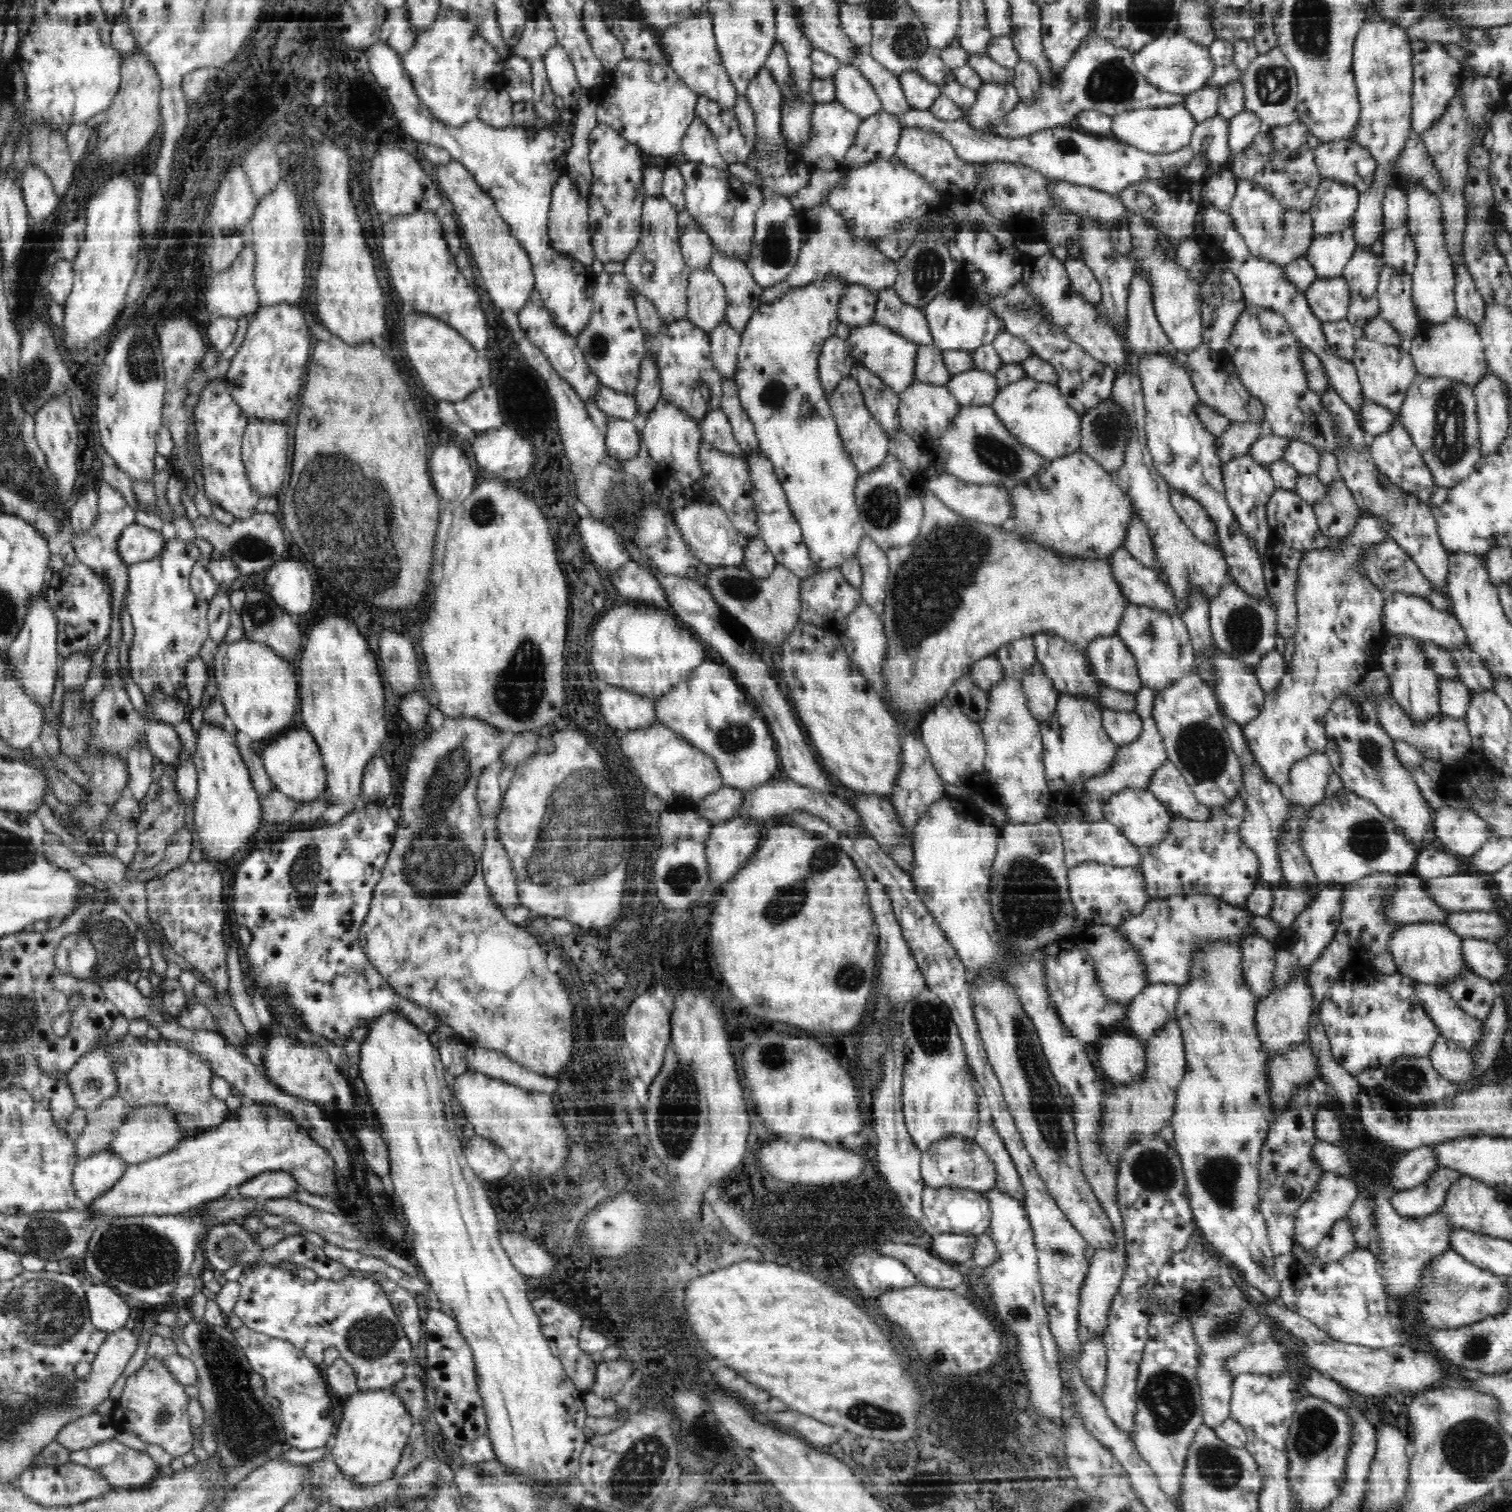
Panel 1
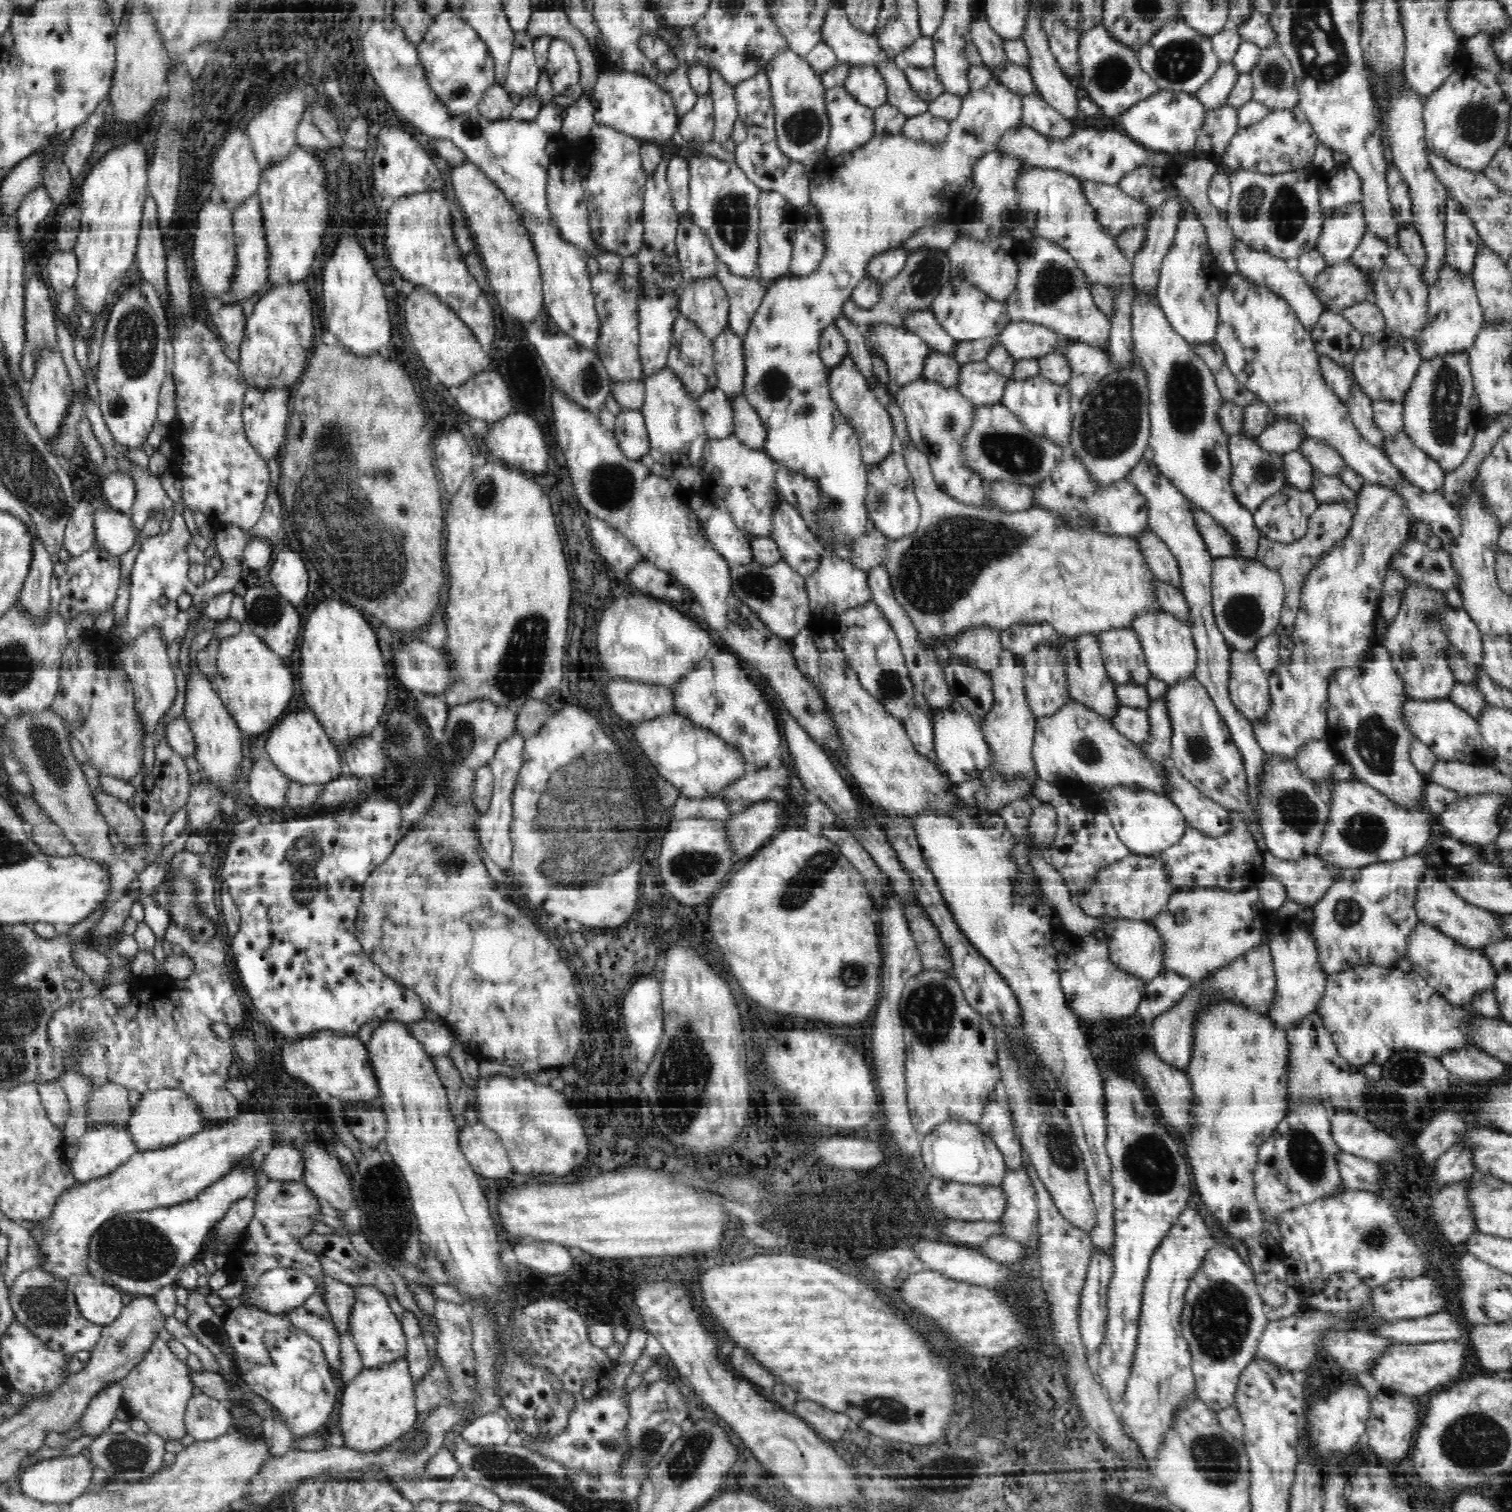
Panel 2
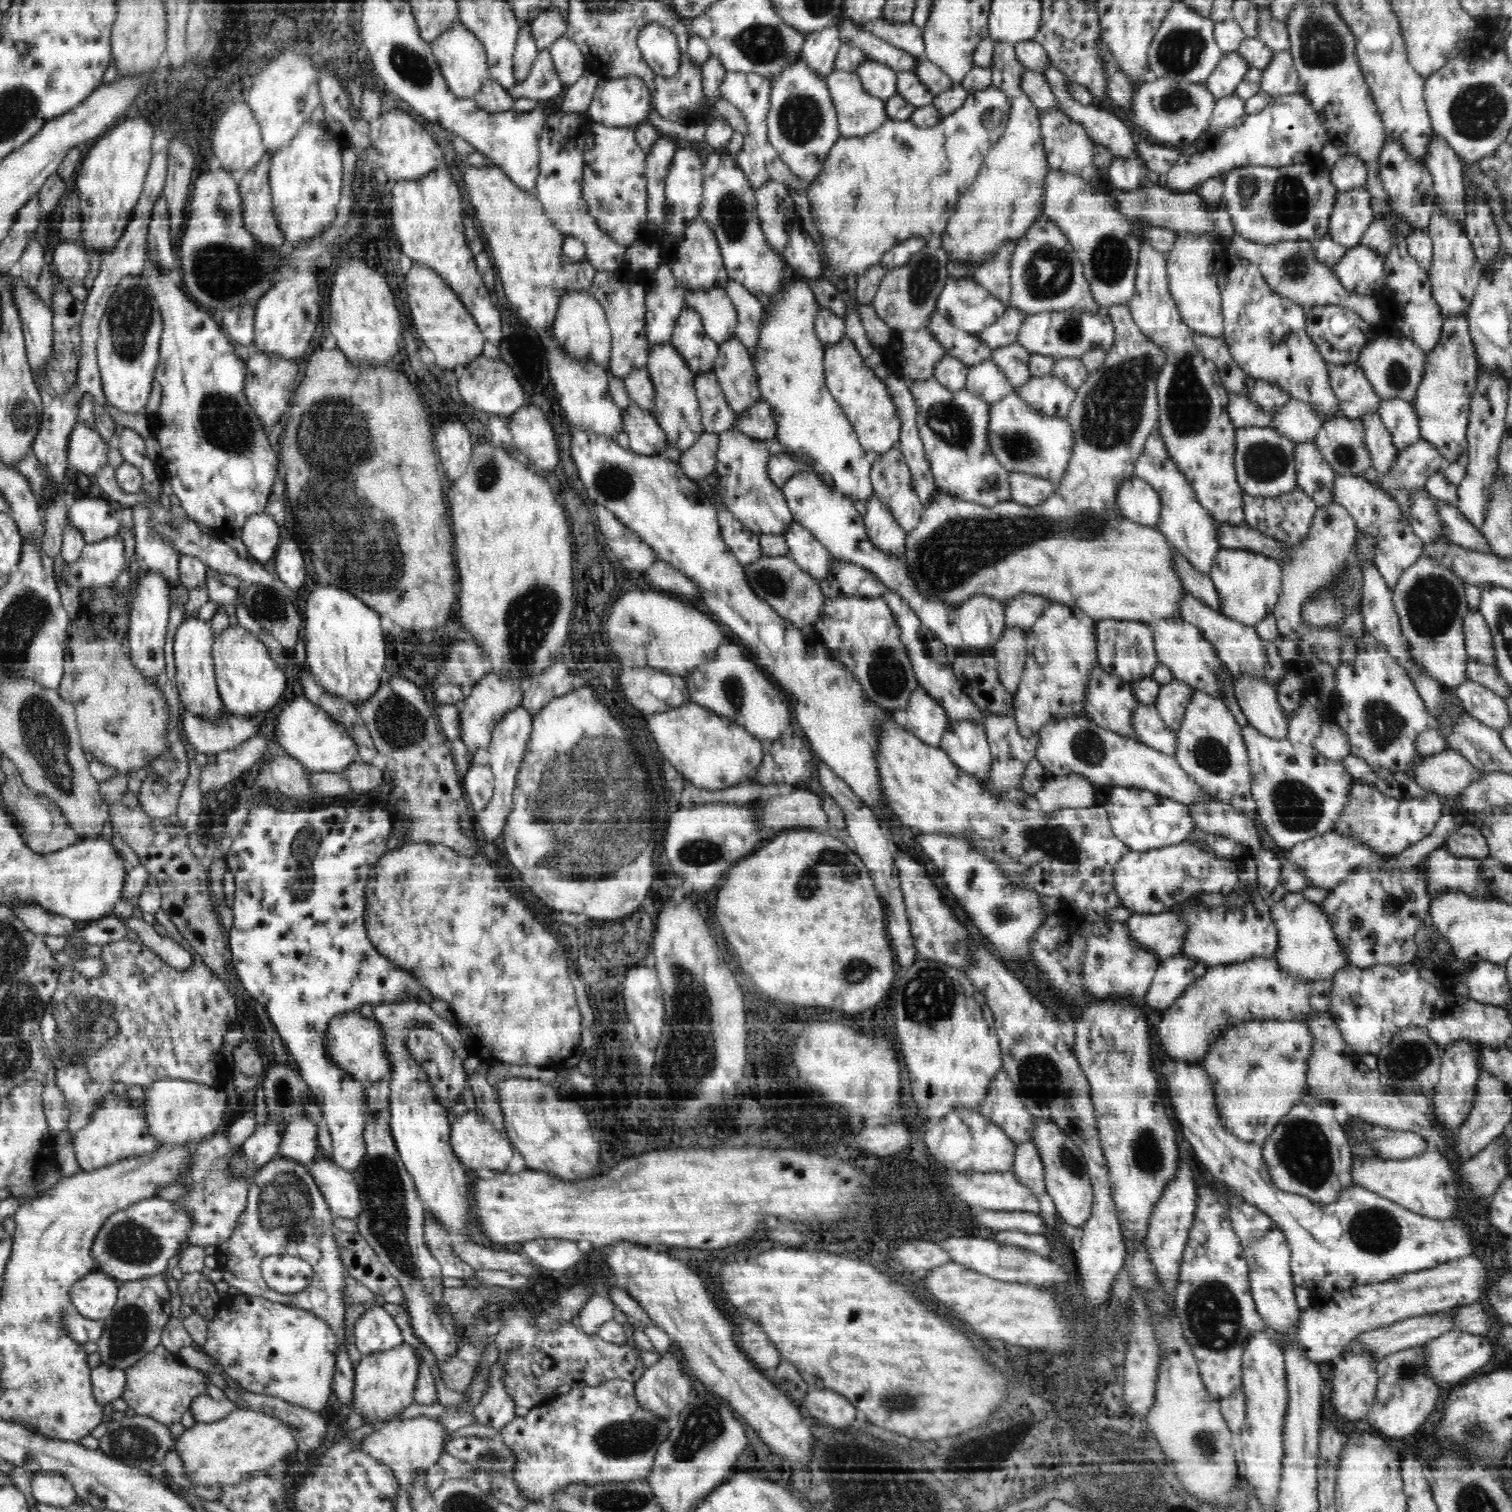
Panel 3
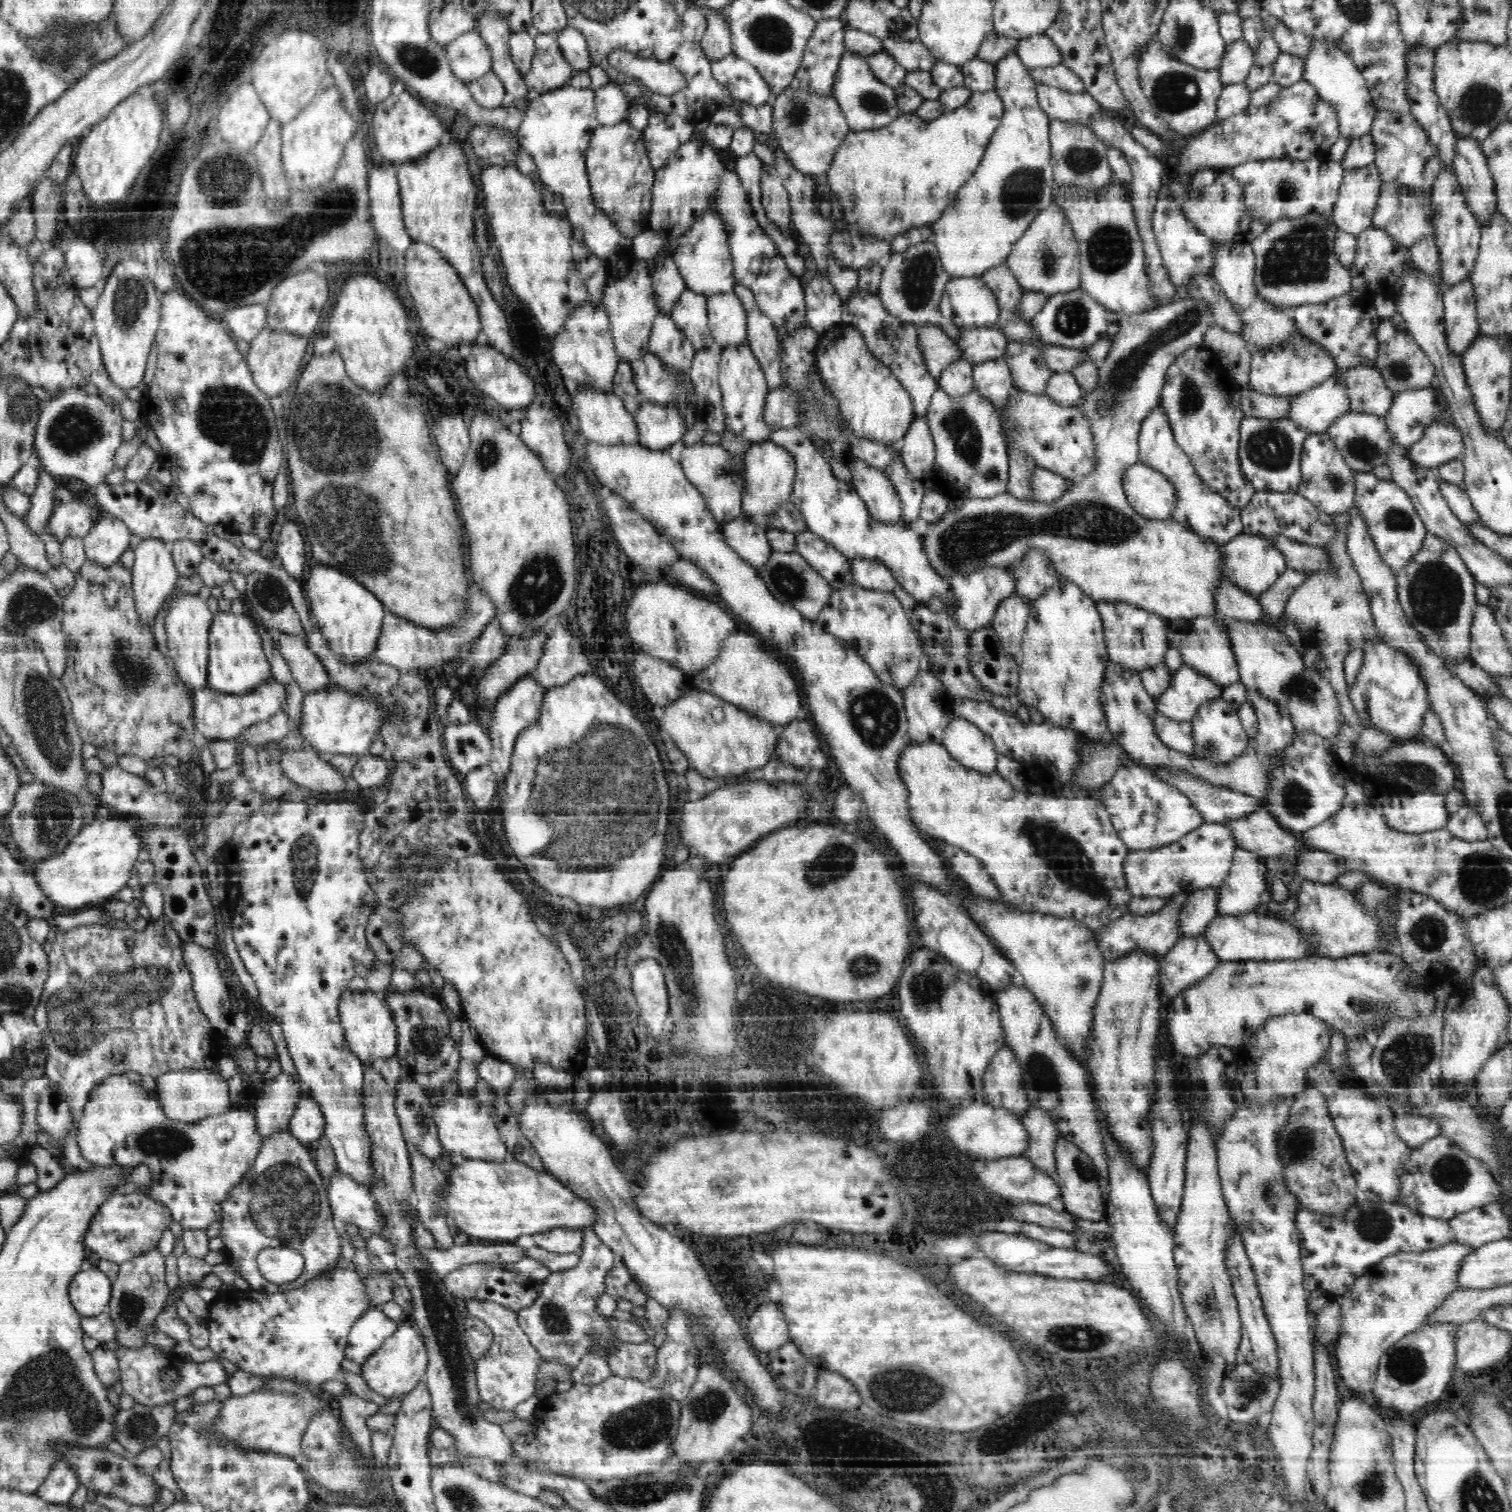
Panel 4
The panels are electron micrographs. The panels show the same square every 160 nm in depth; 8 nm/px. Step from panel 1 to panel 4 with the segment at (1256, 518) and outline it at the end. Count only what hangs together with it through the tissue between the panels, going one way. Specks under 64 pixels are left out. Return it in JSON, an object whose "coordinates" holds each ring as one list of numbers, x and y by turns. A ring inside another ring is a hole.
{"coordinates":[[1243,417,1240,426,1239,463,1244,478,1256,491,1296,492,1301,483,1304,440,1310,431,1302,430,1290,417]]}

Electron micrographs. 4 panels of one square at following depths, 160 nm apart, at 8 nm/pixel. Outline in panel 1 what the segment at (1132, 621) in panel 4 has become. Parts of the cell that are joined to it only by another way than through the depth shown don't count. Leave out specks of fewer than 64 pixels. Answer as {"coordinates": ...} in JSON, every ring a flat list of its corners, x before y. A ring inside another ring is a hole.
{"coordinates":[[1117,634,1090,641,1085,653,1100,686,1126,694,1135,694,1144,686,1134,655]]}

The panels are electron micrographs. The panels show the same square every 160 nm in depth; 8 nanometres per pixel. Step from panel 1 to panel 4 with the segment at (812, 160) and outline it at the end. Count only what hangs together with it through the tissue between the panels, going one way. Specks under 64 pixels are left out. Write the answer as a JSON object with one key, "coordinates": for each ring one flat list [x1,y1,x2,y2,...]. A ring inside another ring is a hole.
{"coordinates":[[854,52,849,55,845,53,835,78,833,98,838,102,848,127,853,132,874,131,886,127,903,114,898,106,895,89,876,80,868,62,868,57,855,56]]}

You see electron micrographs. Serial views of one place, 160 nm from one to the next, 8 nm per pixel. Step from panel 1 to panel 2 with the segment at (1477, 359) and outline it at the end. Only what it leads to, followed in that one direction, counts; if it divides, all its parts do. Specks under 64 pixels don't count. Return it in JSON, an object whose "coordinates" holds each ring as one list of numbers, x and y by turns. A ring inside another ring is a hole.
{"coordinates":[[1446,258,1437,283,1429,291,1426,328,1416,332,1412,339,1415,348,1418,348,1418,354,1422,359,1434,359,1446,354,1468,352,1474,348,1474,340,1478,338,1483,322,1484,311,1478,302,1475,282,1456,274]]}

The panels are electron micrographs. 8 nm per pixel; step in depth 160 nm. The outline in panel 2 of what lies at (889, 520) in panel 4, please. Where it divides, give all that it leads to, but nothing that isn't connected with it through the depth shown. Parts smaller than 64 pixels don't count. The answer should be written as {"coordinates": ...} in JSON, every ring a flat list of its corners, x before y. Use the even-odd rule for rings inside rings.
{"coordinates":[[875,529,866,532,862,540,856,540,853,552,848,558,851,564,859,571,868,572,876,565,887,564,887,545,891,540,886,540]]}

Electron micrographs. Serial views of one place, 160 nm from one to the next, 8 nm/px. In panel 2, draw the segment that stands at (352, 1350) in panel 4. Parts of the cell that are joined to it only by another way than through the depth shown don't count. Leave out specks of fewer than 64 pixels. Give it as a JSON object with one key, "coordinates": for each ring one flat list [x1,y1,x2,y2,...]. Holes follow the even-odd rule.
{"coordinates":[[364,1284,358,1288,356,1304,353,1305,352,1318,349,1318,350,1335,363,1362,363,1367,384,1367,405,1358,407,1338,398,1317,392,1313,388,1299,377,1286]]}

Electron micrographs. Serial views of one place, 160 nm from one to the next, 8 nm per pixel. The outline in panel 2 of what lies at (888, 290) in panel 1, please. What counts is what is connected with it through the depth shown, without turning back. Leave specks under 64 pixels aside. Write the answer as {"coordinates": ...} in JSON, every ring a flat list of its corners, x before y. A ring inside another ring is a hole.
{"coordinates":[[929,309,912,311,904,318,903,326,918,334,933,352,952,355,957,348,957,343,946,334]]}

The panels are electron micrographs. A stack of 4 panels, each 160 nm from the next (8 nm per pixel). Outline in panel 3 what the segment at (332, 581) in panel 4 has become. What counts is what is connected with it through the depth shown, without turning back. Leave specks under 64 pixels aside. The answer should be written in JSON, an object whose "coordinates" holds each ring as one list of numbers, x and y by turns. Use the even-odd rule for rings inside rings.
{"coordinates":[[322,584,312,590,308,610,302,617,306,620,305,666,318,686,355,708,360,701,372,697,382,683,382,670,392,667,386,655,381,617,356,596,350,596,350,592]]}

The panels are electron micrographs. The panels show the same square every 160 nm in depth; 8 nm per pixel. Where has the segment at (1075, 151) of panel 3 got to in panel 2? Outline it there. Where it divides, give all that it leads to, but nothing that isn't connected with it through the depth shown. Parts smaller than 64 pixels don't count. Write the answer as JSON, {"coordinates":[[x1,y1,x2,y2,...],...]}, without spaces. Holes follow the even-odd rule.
{"coordinates":[[1039,94,1023,98,1023,118,1021,125,1028,126,1053,140,1063,140,1074,134,1072,122,1063,118,1056,109,1051,108]]}

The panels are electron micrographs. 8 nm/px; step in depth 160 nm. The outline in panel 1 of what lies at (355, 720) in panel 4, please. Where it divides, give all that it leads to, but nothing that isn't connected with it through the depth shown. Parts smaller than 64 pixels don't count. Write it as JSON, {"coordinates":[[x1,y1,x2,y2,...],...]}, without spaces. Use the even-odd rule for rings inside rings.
{"coordinates":[[306,727,290,729,269,744,261,754,263,765,270,775,275,789,296,800,297,804,316,802,326,790,326,767,323,766,322,751]]}

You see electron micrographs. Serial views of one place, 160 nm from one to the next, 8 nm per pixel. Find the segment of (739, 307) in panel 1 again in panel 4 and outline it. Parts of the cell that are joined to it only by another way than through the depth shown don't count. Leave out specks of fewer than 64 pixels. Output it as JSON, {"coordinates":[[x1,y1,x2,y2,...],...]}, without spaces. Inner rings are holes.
{"coordinates":[[740,283,734,285,734,293,738,295,746,311,746,345,752,349,764,371,770,389,782,388,782,363,779,362,778,333,773,322,760,310,754,293]]}

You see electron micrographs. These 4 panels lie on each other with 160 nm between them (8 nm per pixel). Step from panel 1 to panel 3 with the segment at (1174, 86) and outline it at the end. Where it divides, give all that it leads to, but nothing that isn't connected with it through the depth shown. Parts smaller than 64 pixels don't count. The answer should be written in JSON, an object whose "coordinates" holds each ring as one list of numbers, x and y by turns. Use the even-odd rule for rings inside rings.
{"coordinates":[[1178,1,1161,22,1147,53,1151,76,1159,79,1183,78,1190,84,1206,84,1220,60,1225,56,1214,36,1215,22]]}

